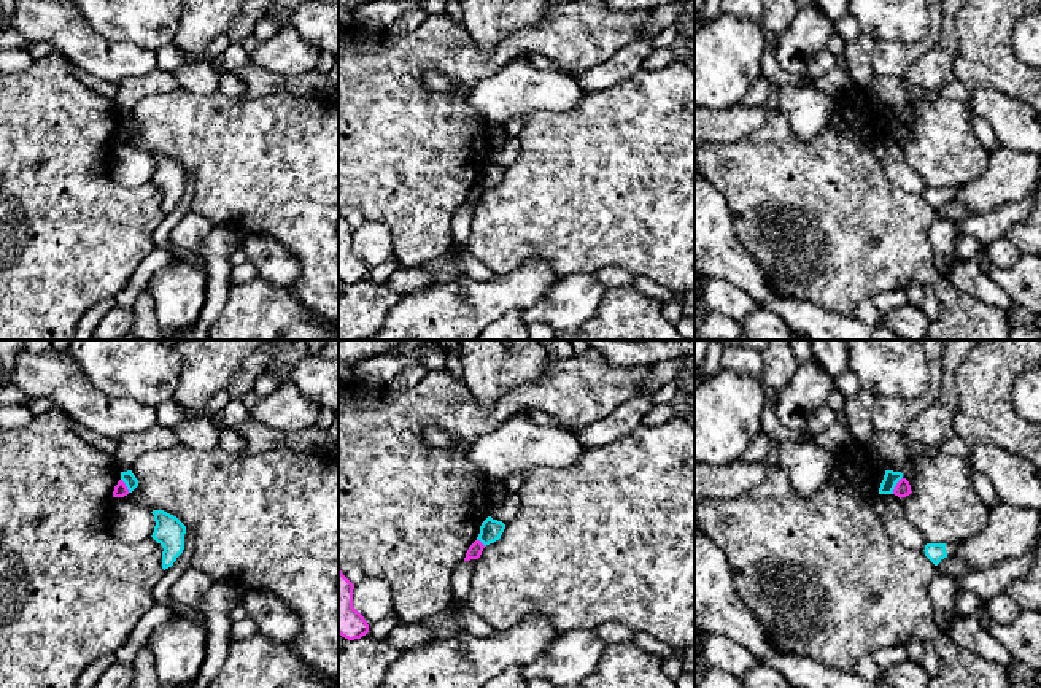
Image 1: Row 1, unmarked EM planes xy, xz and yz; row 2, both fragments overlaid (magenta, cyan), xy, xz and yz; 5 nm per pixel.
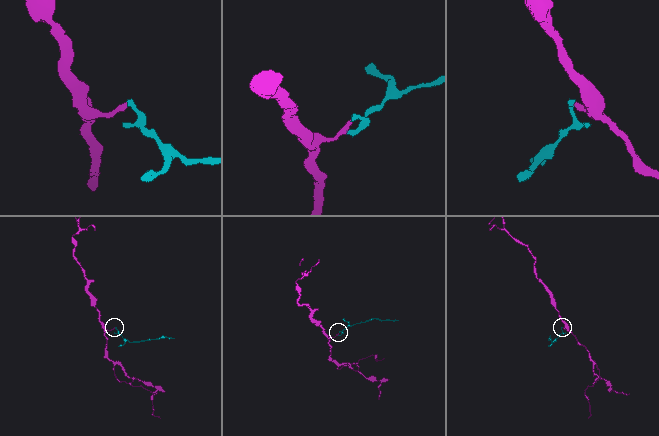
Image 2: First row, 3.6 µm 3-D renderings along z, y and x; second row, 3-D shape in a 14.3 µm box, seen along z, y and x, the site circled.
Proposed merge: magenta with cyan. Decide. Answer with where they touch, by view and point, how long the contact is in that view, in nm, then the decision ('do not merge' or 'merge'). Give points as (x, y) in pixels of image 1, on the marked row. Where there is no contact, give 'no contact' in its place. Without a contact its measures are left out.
yz (897, 485) | 100 nm | do not merge

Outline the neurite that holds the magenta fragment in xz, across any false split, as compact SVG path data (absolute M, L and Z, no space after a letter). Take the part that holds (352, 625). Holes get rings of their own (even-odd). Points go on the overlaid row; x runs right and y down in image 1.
M339 569L339 634L348 640L369 632L364 616L353 607L354 585Z

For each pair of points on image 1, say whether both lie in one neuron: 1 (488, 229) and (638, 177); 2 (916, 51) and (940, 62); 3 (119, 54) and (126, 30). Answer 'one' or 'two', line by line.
1: one
2: two
3: two

